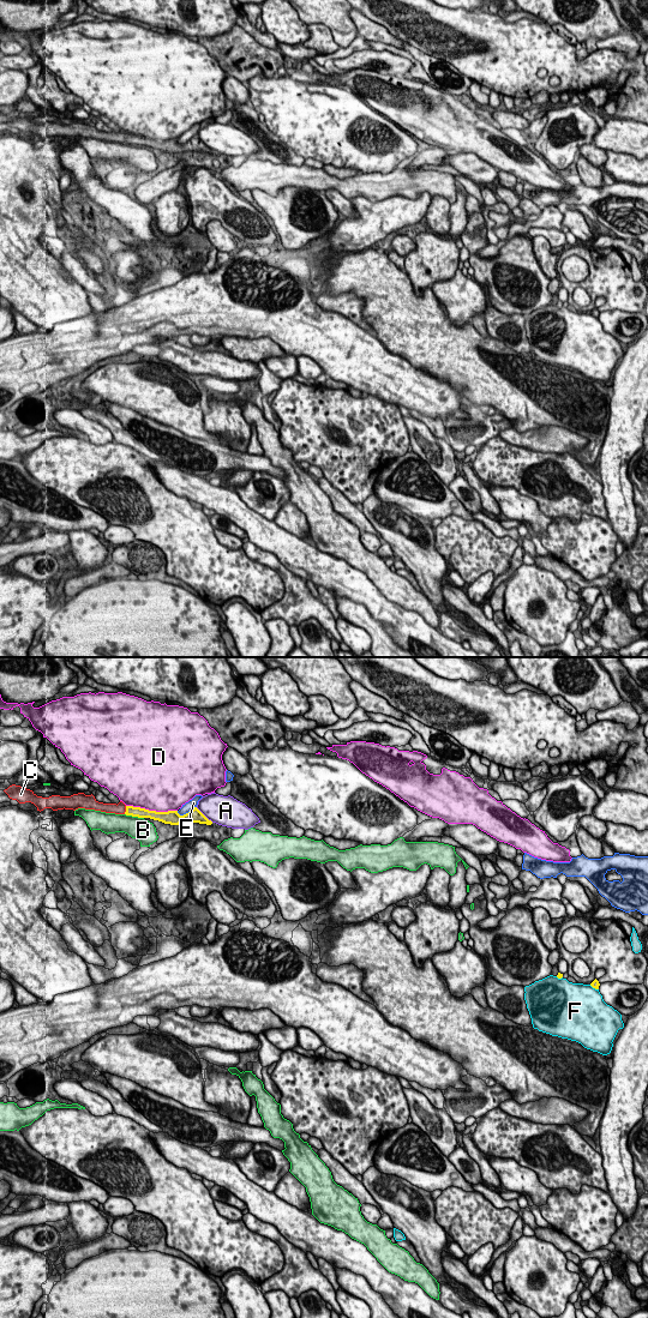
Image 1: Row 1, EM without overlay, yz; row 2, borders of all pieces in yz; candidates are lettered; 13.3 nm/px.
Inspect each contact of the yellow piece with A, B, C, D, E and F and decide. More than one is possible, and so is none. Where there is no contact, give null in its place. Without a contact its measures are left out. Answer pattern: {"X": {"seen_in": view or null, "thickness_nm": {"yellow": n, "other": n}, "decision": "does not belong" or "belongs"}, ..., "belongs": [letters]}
{"A": {"seen_in": "yz", "thickness_nm": {"yellow": 190, "other": 380}, "decision": "does not belong"}, "B": {"seen_in": "yz", "thickness_nm": {"yellow": 130, "other": 300}, "decision": "does not belong"}, "C": {"seen_in": "yz", "thickness_nm": {"yellow": 130, "other": 160}, "decision": "belongs"}, "D": {"seen_in": "yz", "thickness_nm": {"yellow": 160, "other": 480}, "decision": "does not belong"}, "E": {"seen_in": "yz", "thickness_nm": {"yellow": 190, "other": 120}, "decision": "does not belong"}, "F": {"seen_in": "yz", "thickness_nm": {"yellow": 100, "other": 480}, "decision": "does not belong"}, "belongs": ["C"]}

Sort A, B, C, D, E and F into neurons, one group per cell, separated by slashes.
A / B / C / D / E / F

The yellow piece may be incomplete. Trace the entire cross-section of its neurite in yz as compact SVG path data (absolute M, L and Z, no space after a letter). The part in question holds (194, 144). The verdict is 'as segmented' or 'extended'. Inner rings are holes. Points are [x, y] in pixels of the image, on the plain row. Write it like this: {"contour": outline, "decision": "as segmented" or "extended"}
{"contour": "M12 113L4 119L10 127L17 128L19 132L31 131L37 136L37 139L44 137L58 138L95 138L106 142L126 143L138 146L150 146L154 149L162 150L164 152L179 154L187 151L199 151L211 154L209 149L197 136L191 138L188 142L180 144L178 139L156 140L149 139L140 136L126 134L122 130L116 132L103 132L98 131L95 125L85 124L84 121L73 122L71 125L52 124L49 126L37 125L32 119L25 115Z", "decision": "extended"}

